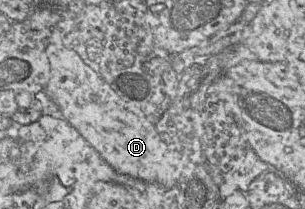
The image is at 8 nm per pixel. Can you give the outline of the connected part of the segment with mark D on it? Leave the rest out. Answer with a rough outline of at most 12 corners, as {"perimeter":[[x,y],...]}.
{"perimeter":[[71,48],[46,95],[118,173],[165,188],[191,161]]}

